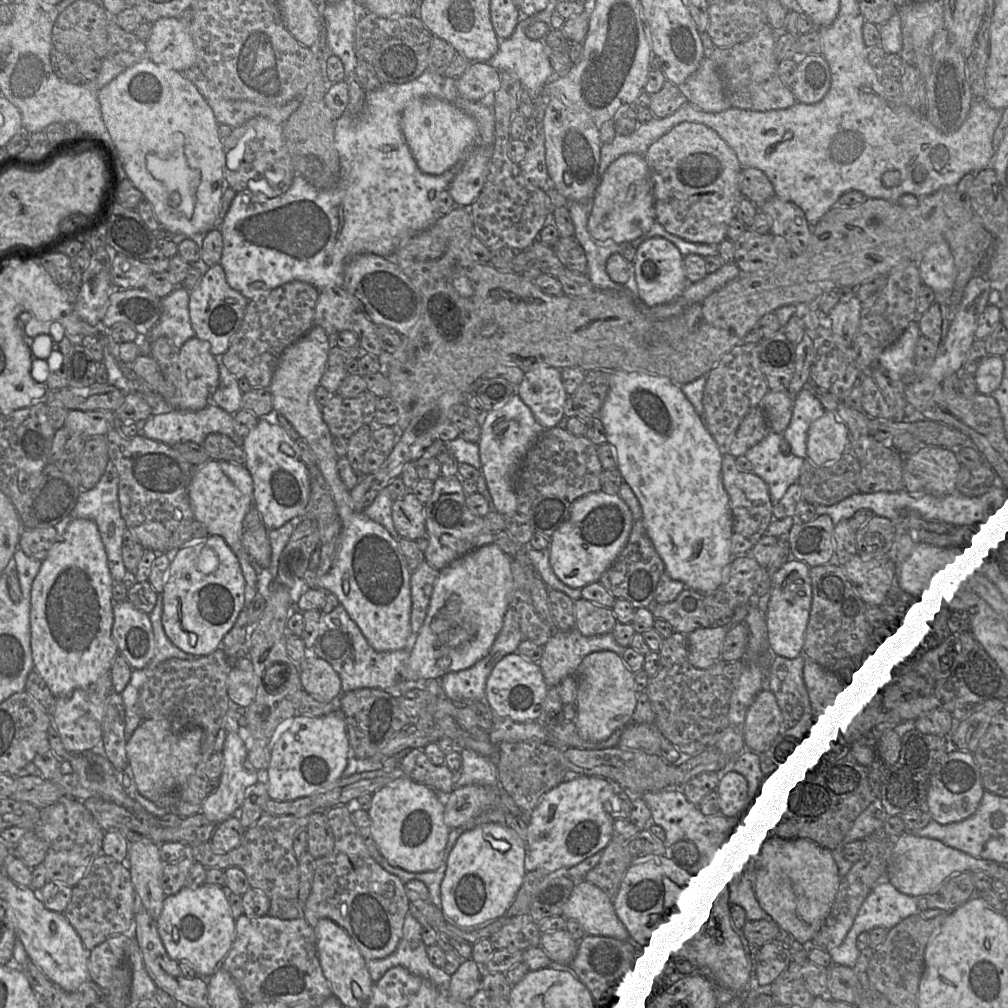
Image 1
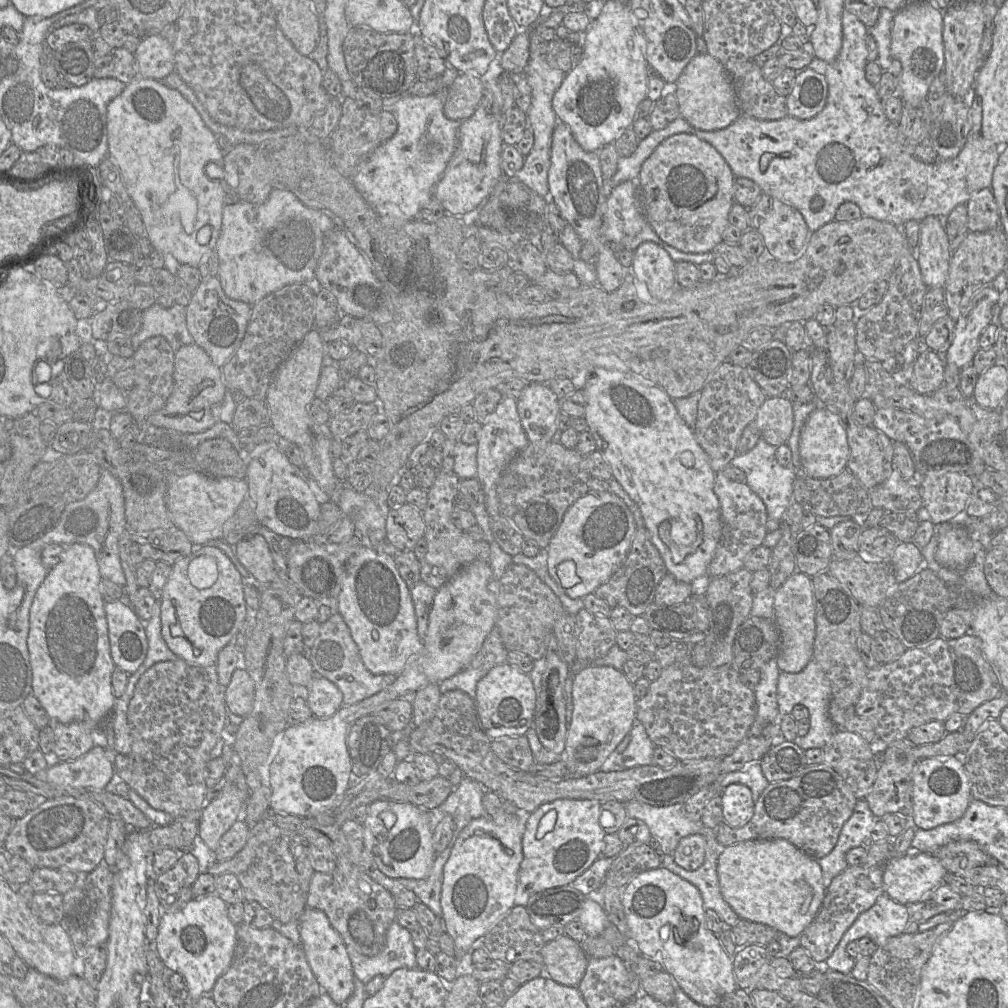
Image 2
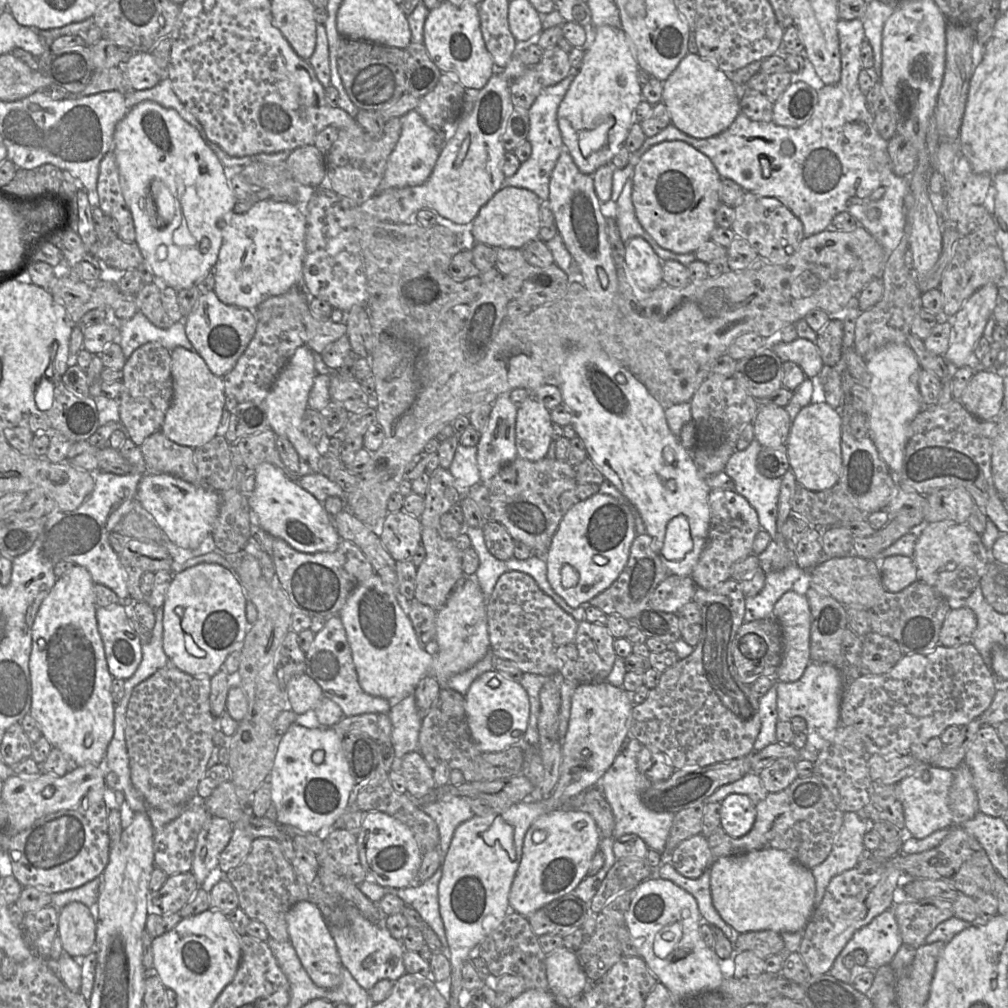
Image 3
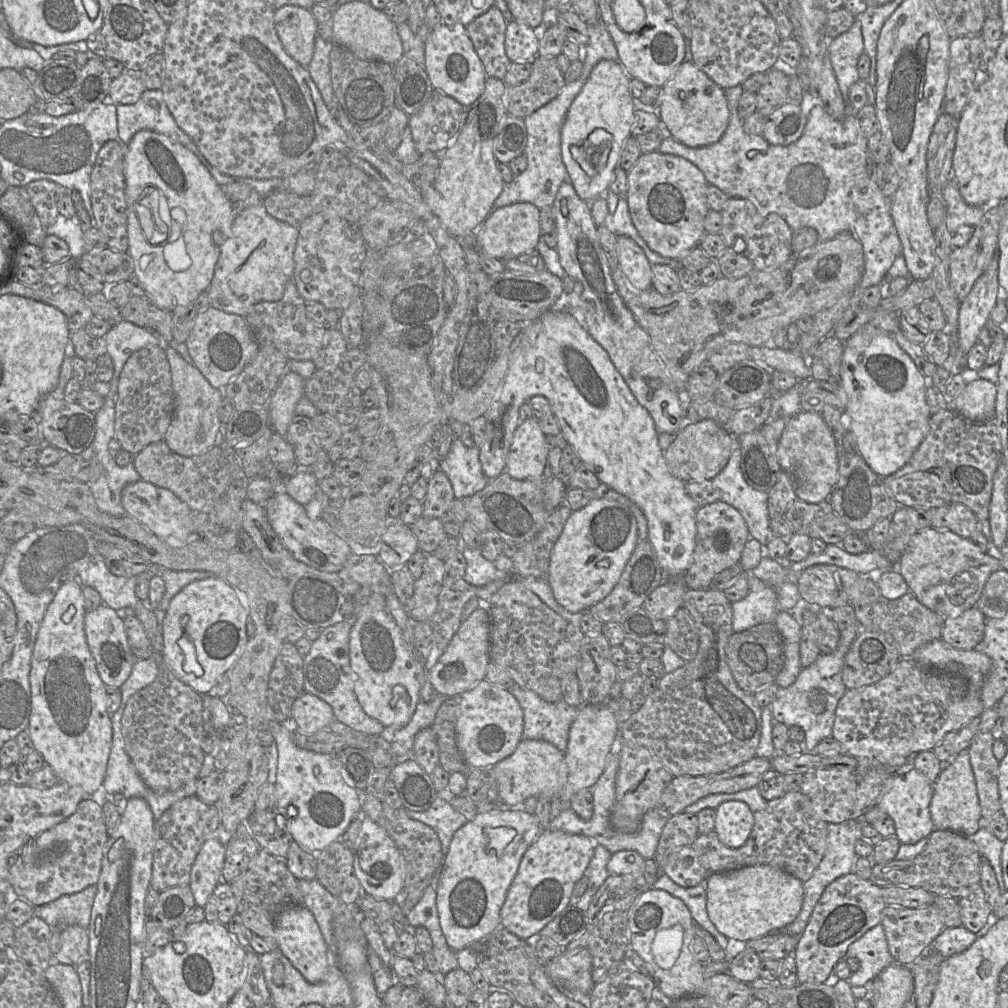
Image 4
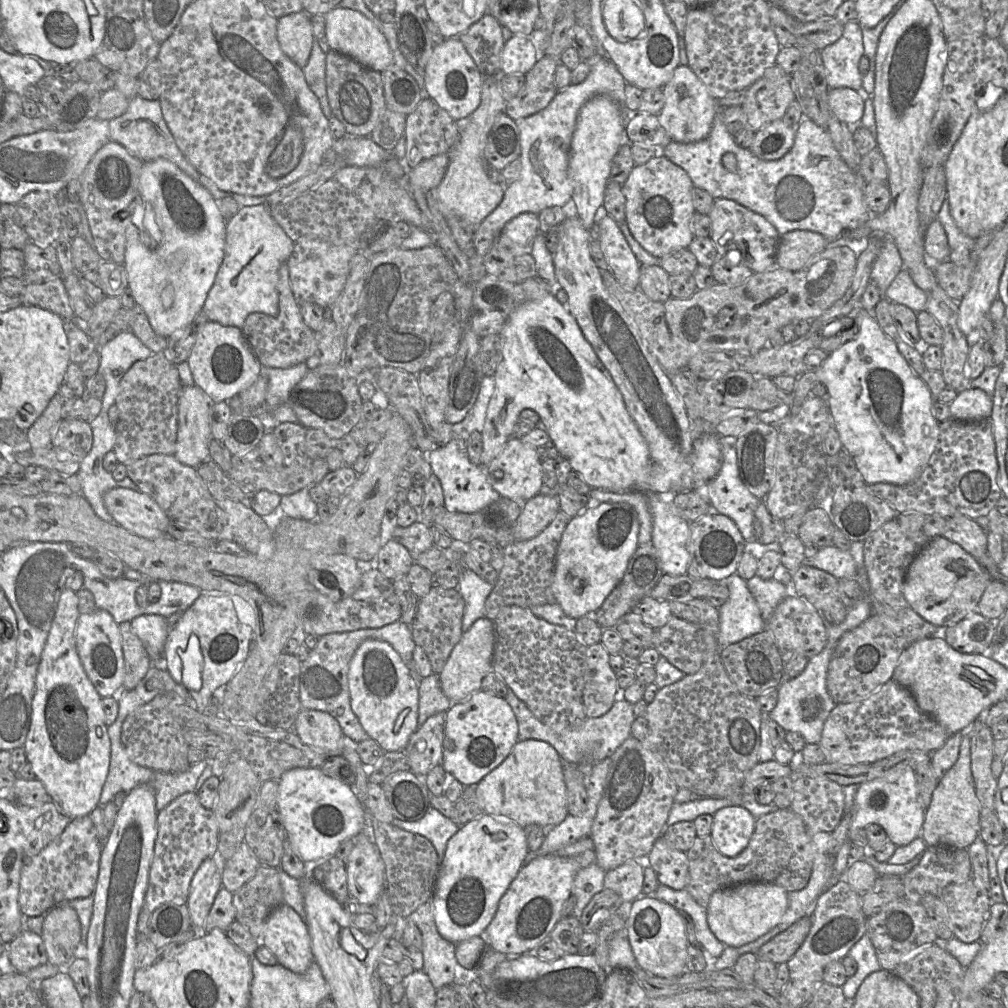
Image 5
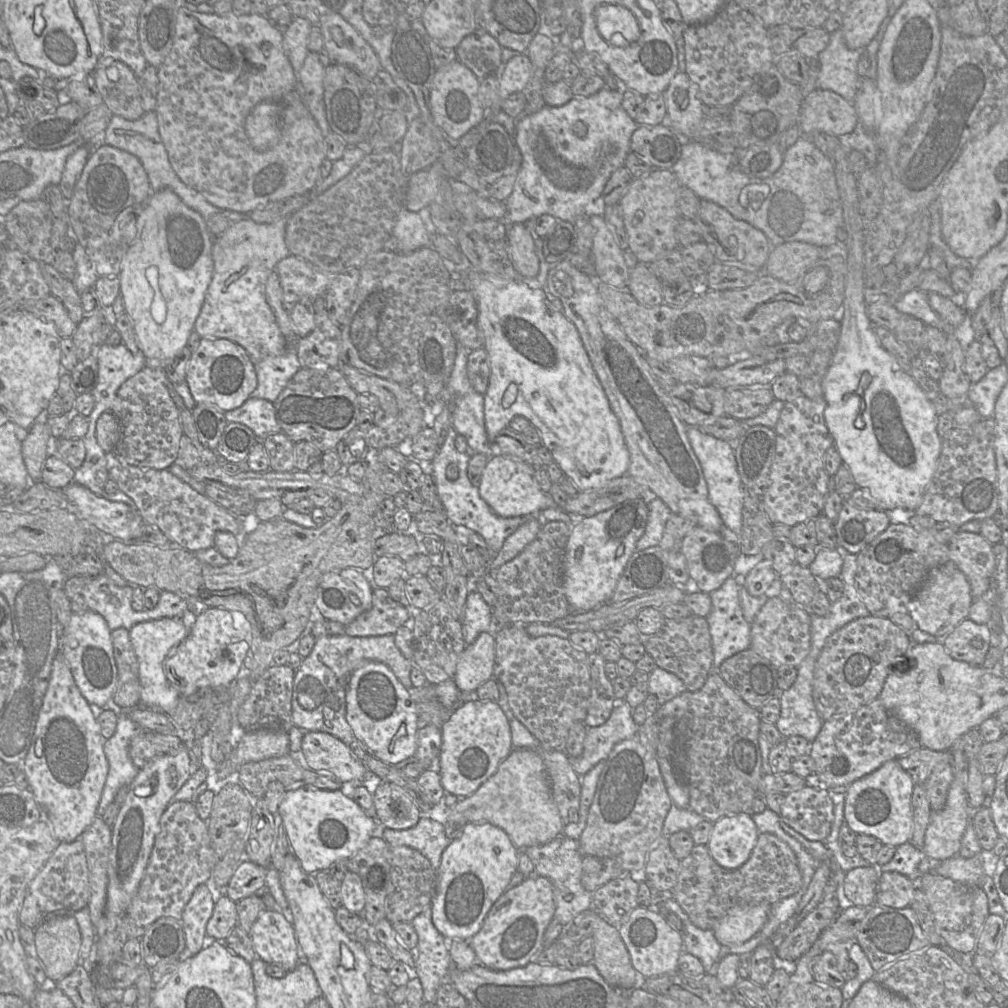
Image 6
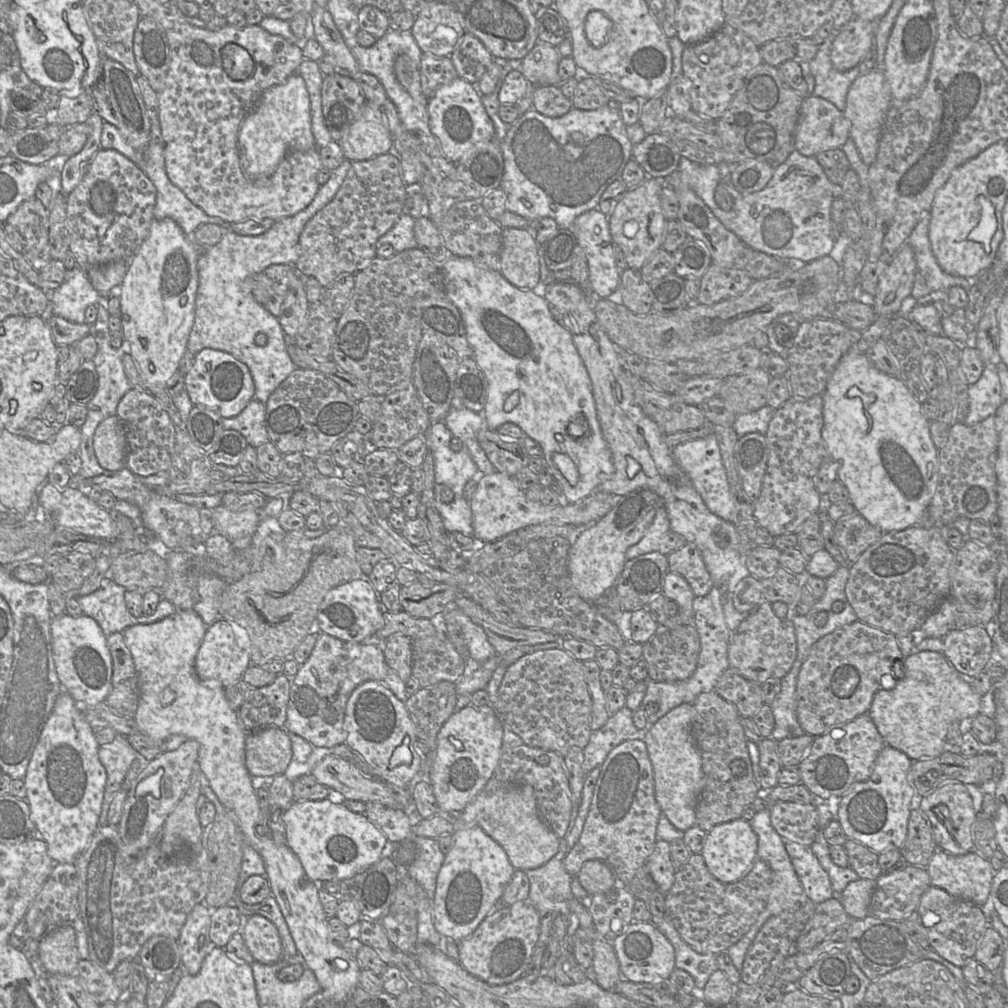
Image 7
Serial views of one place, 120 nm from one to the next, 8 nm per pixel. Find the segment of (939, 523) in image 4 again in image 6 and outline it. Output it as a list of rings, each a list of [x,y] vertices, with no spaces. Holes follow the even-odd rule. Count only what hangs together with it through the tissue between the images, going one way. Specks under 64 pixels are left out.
[[[961,530],[947,545],[949,560],[968,579],[973,599],[980,599],[990,589],[997,568],[993,545],[980,533]]]

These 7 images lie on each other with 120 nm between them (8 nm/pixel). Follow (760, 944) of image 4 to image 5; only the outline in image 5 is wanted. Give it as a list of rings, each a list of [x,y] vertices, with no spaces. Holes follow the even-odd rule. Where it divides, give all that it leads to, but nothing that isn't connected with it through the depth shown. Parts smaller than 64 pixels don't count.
[[[803,917],[784,932],[763,944],[757,951],[757,958],[777,965],[787,963],[804,942],[810,928],[811,917]]]

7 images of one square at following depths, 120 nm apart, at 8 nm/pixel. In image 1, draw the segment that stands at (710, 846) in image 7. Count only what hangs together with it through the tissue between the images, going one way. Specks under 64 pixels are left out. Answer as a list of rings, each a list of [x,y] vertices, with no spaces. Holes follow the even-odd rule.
[[[735,771],[725,774],[715,791],[719,794],[719,805],[724,816],[737,819],[749,811],[751,786],[742,774]]]

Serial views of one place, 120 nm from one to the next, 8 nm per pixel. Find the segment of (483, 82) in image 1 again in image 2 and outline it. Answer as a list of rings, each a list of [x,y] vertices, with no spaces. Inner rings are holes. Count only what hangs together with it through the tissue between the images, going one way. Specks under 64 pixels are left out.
[[[459,72],[446,89],[445,116],[457,122],[470,118],[479,105],[483,90],[484,85],[480,76]]]

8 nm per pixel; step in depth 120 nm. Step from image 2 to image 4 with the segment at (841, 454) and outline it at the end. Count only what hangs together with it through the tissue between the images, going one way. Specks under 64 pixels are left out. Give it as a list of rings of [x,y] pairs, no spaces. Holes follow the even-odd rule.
[[[800,410],[787,420],[778,441],[777,460],[792,477],[797,498],[814,504],[829,498],[837,482],[838,457],[833,432],[821,413]]]

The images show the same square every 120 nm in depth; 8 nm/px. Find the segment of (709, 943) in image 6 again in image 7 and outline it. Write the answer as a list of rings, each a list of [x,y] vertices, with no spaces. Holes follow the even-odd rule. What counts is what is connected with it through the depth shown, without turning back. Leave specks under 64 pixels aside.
[[[667,912],[658,929],[665,935],[674,948],[675,967],[685,970],[694,979],[697,992],[701,992],[709,977],[718,969],[716,954],[700,954],[695,952],[680,937],[674,928]]]

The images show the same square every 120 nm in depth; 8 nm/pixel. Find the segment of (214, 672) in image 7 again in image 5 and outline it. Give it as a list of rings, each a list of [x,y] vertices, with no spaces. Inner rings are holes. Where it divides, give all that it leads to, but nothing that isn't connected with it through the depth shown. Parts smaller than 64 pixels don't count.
[[[212,591],[202,592],[175,627],[170,628],[162,667],[188,691],[198,711],[204,711],[213,692],[226,685],[246,659],[255,623],[255,612],[243,598]]]

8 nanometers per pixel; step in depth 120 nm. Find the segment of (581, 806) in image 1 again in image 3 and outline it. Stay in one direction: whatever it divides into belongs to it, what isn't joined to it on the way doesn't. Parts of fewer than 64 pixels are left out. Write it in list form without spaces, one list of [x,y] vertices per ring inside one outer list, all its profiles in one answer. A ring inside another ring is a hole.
[[[556,809],[538,817],[524,838],[522,859],[509,893],[510,911],[528,918],[536,910],[572,892],[587,876],[601,838],[593,817],[580,809]]]

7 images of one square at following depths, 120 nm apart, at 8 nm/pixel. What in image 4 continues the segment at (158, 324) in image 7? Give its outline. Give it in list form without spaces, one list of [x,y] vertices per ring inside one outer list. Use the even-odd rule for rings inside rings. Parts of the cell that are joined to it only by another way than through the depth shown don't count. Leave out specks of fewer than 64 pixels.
[[[153,130],[137,132],[127,144],[124,159],[125,194],[128,205],[128,253],[134,263],[134,277],[142,285],[145,296],[161,310],[172,312],[178,306],[192,303],[208,289],[214,276],[221,246],[231,233],[237,207],[231,203],[199,158],[182,144]],[[148,189],[157,189],[165,198],[171,226],[164,243],[151,244],[151,220],[143,226],[136,208],[139,196]]]

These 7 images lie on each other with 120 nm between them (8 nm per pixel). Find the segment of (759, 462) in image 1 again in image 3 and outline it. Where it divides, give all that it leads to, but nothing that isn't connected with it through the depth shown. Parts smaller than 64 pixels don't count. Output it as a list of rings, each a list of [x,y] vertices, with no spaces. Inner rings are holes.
[[[757,440],[744,450],[736,450],[727,462],[724,472],[733,480],[734,490],[755,509],[760,523],[771,540],[776,538],[777,504],[782,479],[767,478],[757,469],[757,457],[762,446]]]

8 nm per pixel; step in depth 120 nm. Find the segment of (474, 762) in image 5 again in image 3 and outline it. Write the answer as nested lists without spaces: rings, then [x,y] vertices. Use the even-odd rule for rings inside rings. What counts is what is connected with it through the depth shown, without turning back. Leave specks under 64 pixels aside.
[[[496,670],[487,671],[473,681],[464,698],[470,733],[483,753],[498,752],[523,743],[530,702],[519,682],[507,679]]]

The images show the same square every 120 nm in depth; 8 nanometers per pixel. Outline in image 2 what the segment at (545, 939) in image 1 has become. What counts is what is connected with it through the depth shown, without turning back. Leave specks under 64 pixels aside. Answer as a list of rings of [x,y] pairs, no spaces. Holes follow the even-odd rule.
[[[562,934],[544,944],[542,956],[544,975],[566,986],[579,986],[589,958],[580,943]]]

